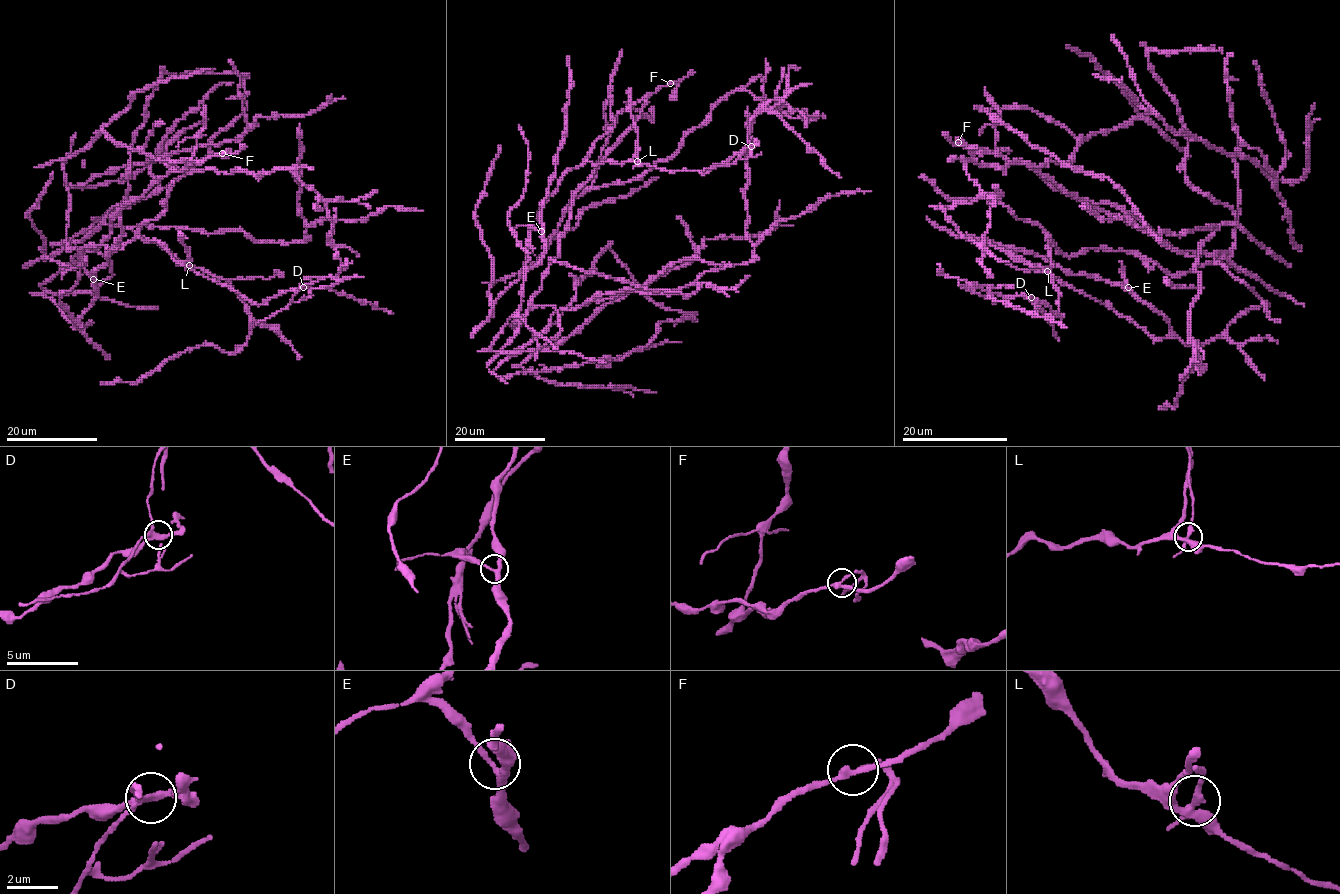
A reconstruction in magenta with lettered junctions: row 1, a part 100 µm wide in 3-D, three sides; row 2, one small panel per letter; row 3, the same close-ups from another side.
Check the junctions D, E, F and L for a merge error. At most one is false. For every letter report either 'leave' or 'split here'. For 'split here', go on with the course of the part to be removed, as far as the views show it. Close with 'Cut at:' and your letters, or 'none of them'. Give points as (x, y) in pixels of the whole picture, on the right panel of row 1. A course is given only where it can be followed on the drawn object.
D: split here; course (1030, 298), (1001, 296), (977, 286), (971, 290), (1039, 317), (1050, 317), (1067, 328)
E: leave
F: leave
L: leave
Cut at: D

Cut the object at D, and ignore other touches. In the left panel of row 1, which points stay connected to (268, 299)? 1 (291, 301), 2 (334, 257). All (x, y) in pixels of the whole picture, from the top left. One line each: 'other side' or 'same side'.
1: other side
2: same side

